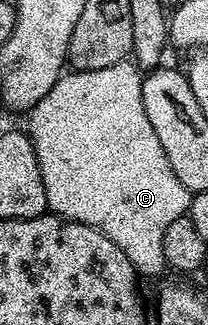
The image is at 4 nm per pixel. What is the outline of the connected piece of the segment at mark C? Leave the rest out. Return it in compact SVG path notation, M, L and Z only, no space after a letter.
M127 60L98 71L65 72L41 101L32 106L27 117L26 132L38 155L49 210L67 221L77 221L102 231L102 235L130 259L137 274L156 277L165 272L162 238L174 219L187 214L192 193L182 187L178 175L174 175L174 167L170 167L170 159L166 159L166 151L162 151L162 143L158 143L150 119L146 119L146 107L142 107L141 70Z

